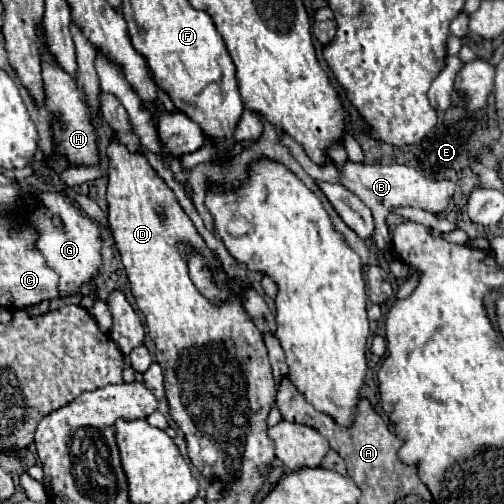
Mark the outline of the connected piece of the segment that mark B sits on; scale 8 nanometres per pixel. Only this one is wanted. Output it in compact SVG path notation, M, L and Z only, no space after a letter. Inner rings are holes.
M281 134L281 142L291 150L293 158L303 166L303 170L315 178L315 180L323 180L323 182L337 182L337 184L343 184L347 190L351 190L357 198L361 198L373 212L373 218L375 218L375 244L379 250L383 250L385 254L385 260L393 260L391 256L391 244L387 244L387 232L385 232L385 216L389 214L391 208L395 206L411 206L411 208L421 208L421 210L427 210L431 214L441 214L453 194L455 194L455 182L453 180L447 180L447 178L431 178L431 176L425 176L423 172L411 168L411 166L399 166L399 164L393 164L393 166L369 166L369 164L353 164L353 162L347 162L343 172L337 172L337 168L333 166L333 162L327 162L323 168L313 164L307 154L301 150L301 146L291 140L287 134Z

